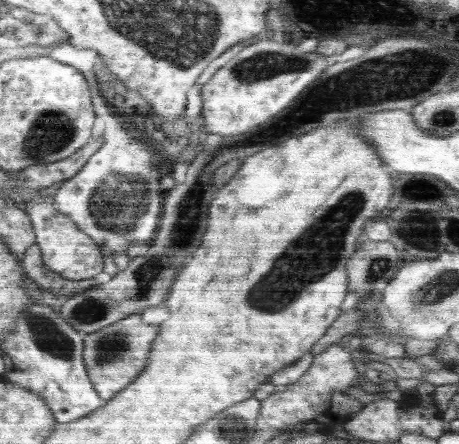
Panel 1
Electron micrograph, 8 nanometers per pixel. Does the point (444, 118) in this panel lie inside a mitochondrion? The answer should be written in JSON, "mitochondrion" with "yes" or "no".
{"mitochondrion":"yes"}

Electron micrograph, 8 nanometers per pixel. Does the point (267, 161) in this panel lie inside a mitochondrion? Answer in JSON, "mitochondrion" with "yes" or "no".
{"mitochondrion":"no"}

